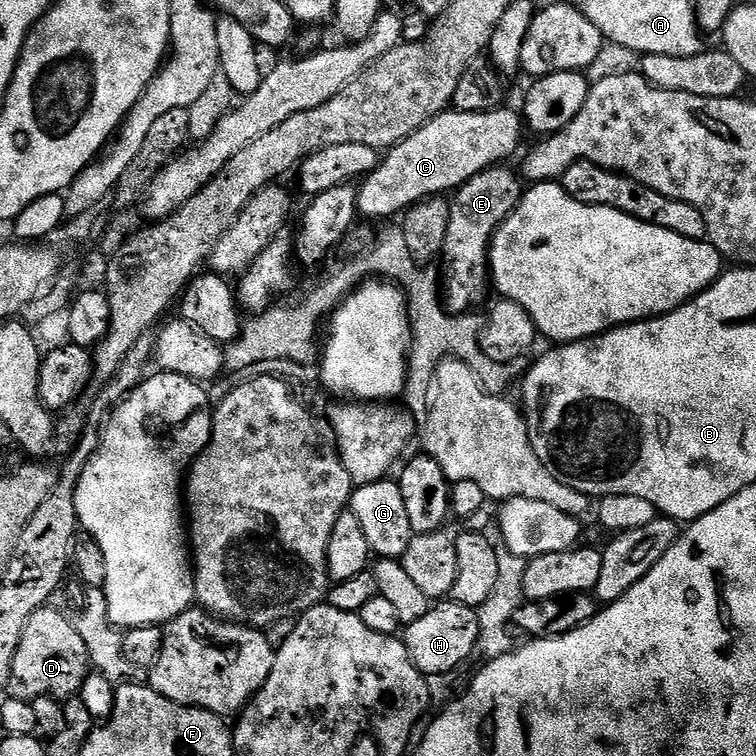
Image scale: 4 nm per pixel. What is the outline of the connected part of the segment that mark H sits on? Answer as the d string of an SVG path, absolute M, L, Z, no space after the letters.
M436 602L429 607L426 614L422 614L422 618L418 618L418 622L403 629L402 639L410 654L410 662L414 662L419 672L430 677L457 670L468 655L477 651L479 622L476 611L477 609L467 608L455 602Z

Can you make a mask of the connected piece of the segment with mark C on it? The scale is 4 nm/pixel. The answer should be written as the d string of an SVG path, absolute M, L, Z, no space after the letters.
M497 106L489 112L445 110L422 125L417 132L406 137L402 143L387 149L382 162L377 164L375 170L363 177L362 183L356 188L357 213L361 217L369 216L372 220L384 220L387 216L399 217L420 200L451 193L461 188L474 174L508 162L516 151L517 153L521 151L520 139L526 136L526 125L519 111L511 112L504 107Z

